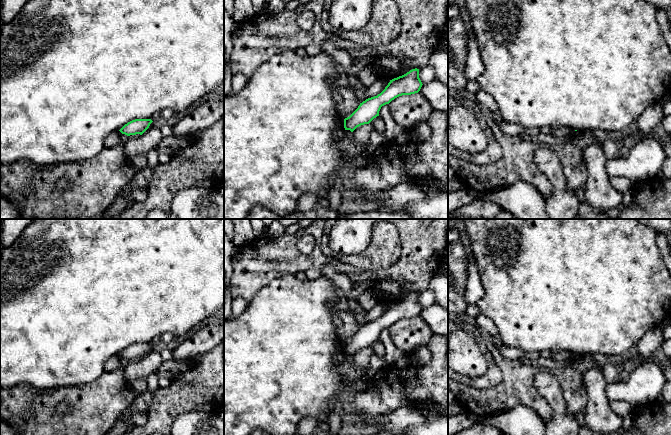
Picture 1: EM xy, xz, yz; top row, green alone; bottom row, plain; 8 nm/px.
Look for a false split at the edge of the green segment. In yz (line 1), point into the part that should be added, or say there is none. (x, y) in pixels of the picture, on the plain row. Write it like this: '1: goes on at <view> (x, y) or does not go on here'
1: does not go on here

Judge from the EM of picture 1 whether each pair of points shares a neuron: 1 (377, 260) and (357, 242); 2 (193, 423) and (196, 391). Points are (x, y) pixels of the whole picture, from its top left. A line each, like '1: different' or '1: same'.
1: different
2: different

